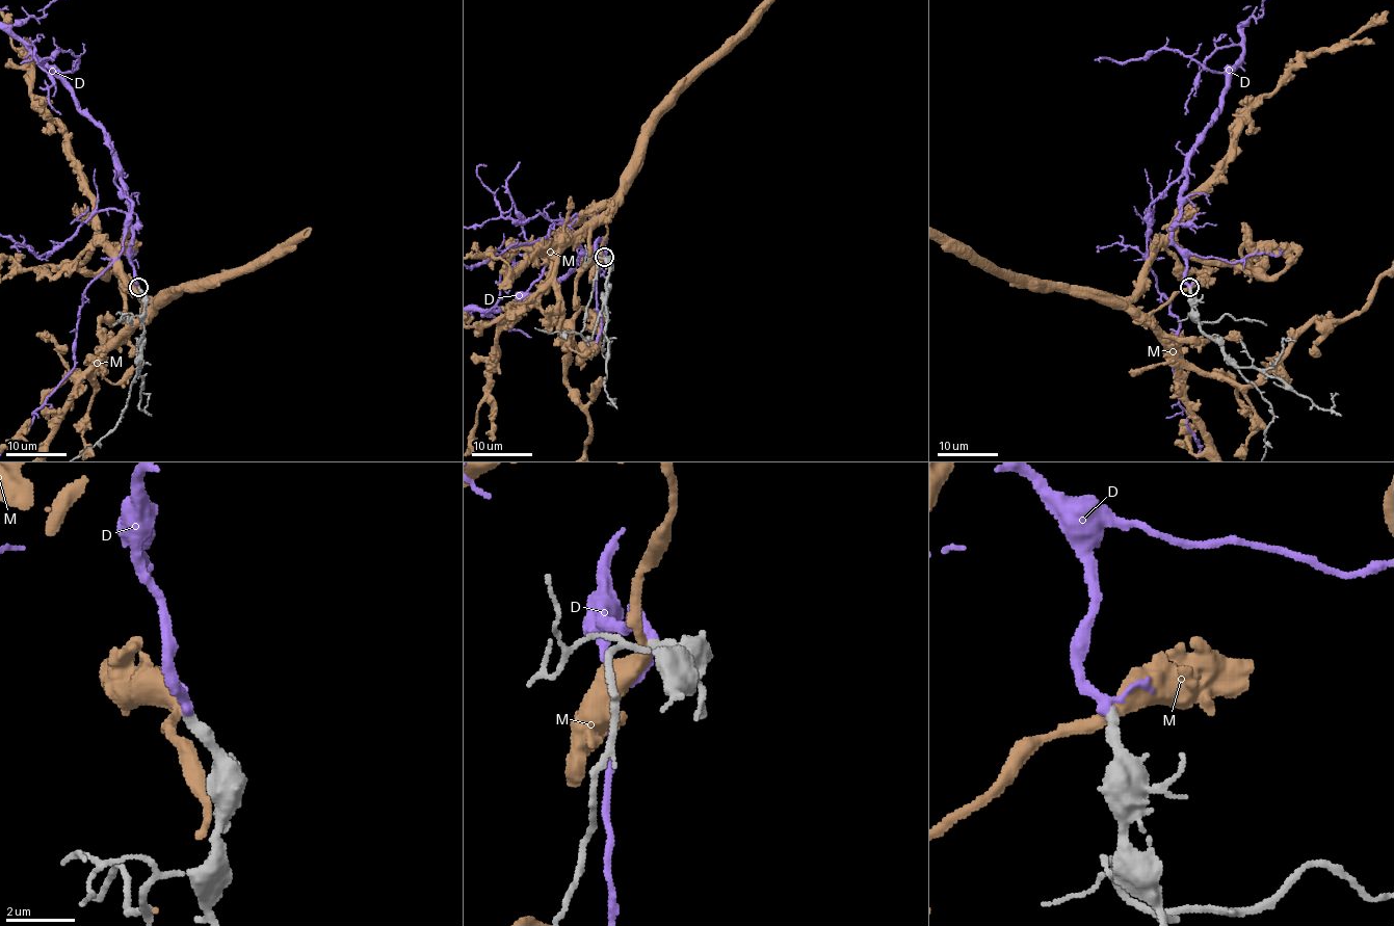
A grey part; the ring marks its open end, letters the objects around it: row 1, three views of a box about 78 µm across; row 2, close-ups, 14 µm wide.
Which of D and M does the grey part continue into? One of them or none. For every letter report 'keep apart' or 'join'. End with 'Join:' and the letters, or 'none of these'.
D: join
M: keep apart
Join: D

